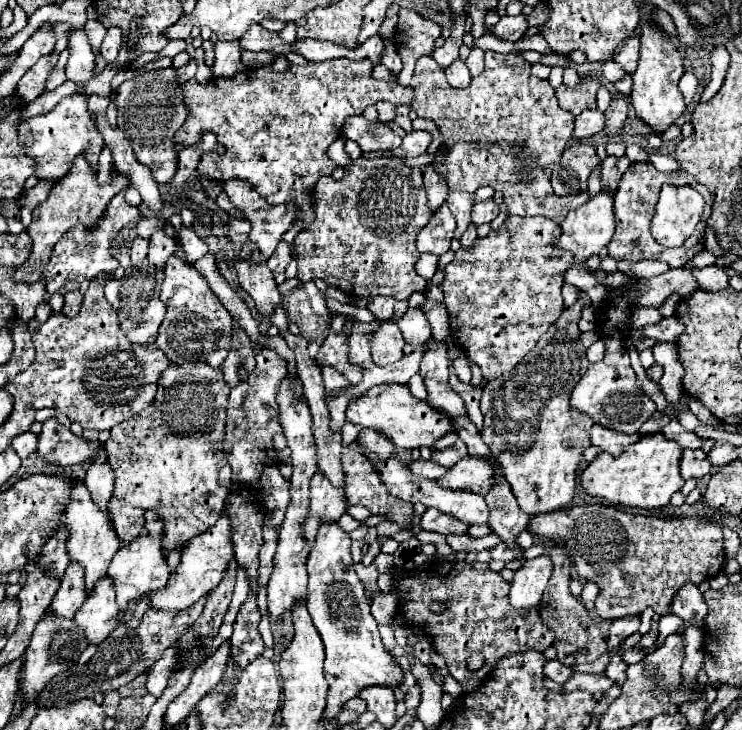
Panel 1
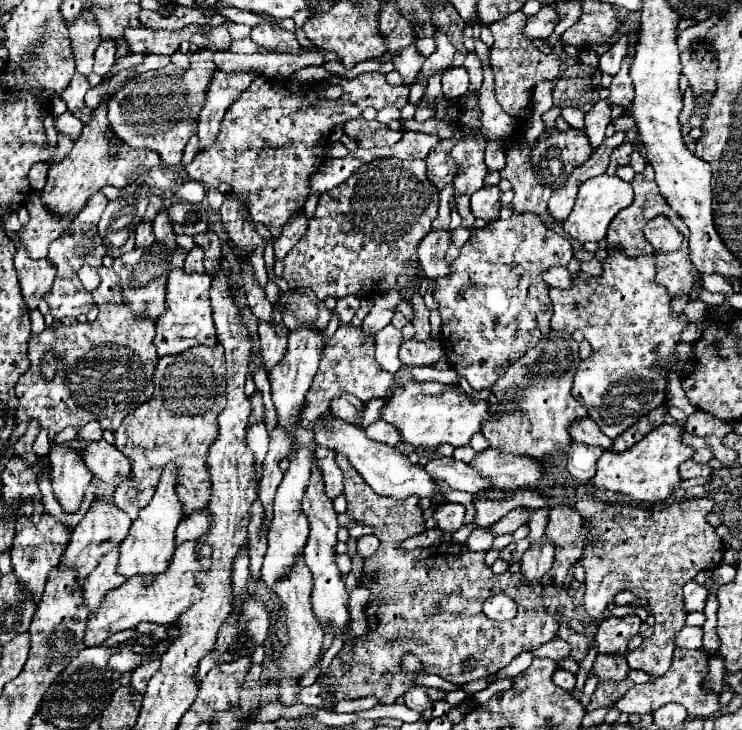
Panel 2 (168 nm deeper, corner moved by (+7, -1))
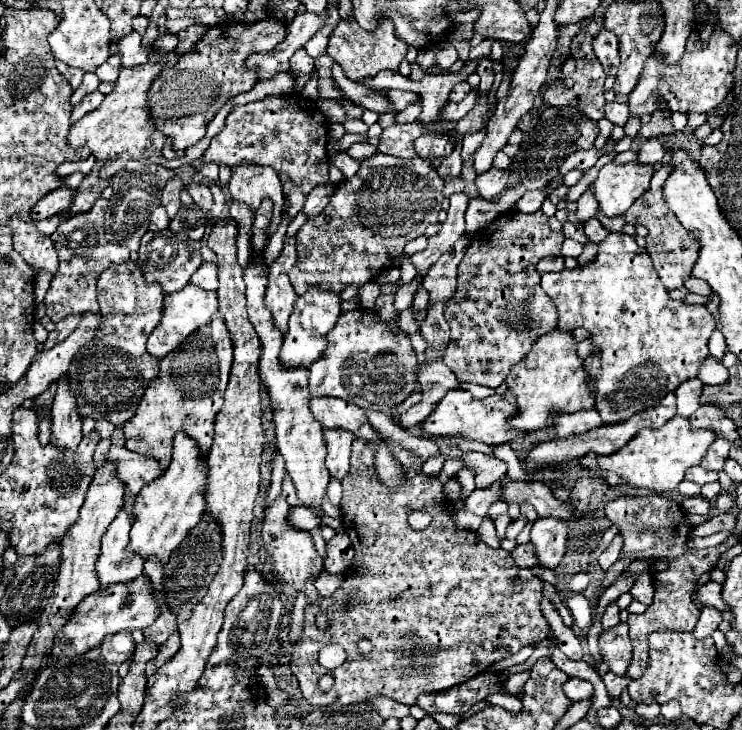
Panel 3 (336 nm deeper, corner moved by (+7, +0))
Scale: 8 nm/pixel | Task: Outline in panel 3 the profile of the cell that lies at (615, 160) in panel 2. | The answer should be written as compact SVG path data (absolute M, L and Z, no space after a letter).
M652 113L652 119L648 125L642 125L640 133L638 133L638 141L644 143L648 139L654 139L654 137L662 137L662 135L672 135L676 133L674 131L674 125L672 125L672 113Z

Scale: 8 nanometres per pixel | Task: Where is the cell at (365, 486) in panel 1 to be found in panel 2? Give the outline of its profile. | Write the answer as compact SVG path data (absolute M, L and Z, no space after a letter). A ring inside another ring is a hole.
M336 454L336 462L344 472L344 496L348 500L348 514L356 518L358 522L372 526L374 534L380 538L382 544L374 556L364 560L364 576L360 580L360 584L368 586L372 592L366 604L366 610L364 610L370 632L366 634L366 638L358 638L352 652L350 650L338 652L324 676L324 686L330 686L332 682L334 700L376 696L382 704L394 704L398 696L402 696L410 686L414 686L414 680L412 680L414 674L402 674L400 670L400 660L404 652L416 654L428 674L438 674L452 684L466 684L466 682L474 682L478 678L498 672L500 668L508 666L510 660L516 658L520 652L536 650L556 636L556 630L558 630L556 620L550 614L546 614L542 606L542 584L540 582L520 586L520 574L504 572L502 576L496 576L490 570L490 566L486 566L484 562L486 552L472 552L464 544L444 542L444 544L438 544L438 548L418 548L412 552L398 552L396 550L398 542L426 530L422 510L418 508L418 498L410 496L406 500L394 500L394 498L378 496L364 482L364 478L360 478L360 474L352 468L352 464L342 454ZM494 594L506 594L518 604L516 618L512 618L510 622L494 622L482 612L484 600ZM436 604L442 604L440 612L436 612ZM470 656L476 658L476 666L470 672L464 672L462 662ZM344 664L348 664L350 668L344 670L342 668Z

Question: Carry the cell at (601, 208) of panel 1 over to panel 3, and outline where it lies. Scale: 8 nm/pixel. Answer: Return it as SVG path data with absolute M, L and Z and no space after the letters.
M610 161L600 169L598 179L592 189L600 203L598 211L614 217L630 209L630 205L648 191L650 179L654 173L652 163L616 163Z

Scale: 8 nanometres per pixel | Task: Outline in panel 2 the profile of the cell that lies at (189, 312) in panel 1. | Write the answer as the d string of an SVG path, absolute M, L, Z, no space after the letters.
M176 268L168 274L166 286L166 310L156 320L156 336L154 346L158 356L180 354L194 346L212 346L218 344L216 328L212 322L212 308L210 308L210 278L206 274L186 274L182 268Z

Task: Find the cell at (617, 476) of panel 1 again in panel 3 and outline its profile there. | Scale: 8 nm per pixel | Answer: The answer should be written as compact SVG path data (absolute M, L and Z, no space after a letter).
M674 415L660 429L640 429L630 443L612 455L600 455L598 467L614 471L634 487L648 487L650 491L662 493L672 491L684 479L684 473L692 465L700 465L708 447L716 439L712 429L694 429L686 417Z

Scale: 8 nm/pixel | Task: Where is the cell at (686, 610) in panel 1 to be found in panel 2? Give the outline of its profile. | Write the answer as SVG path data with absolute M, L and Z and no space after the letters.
M690 580L684 586L684 608L686 608L686 612L702 612L706 606L706 596L708 596L708 590L702 584L696 584L694 580Z

